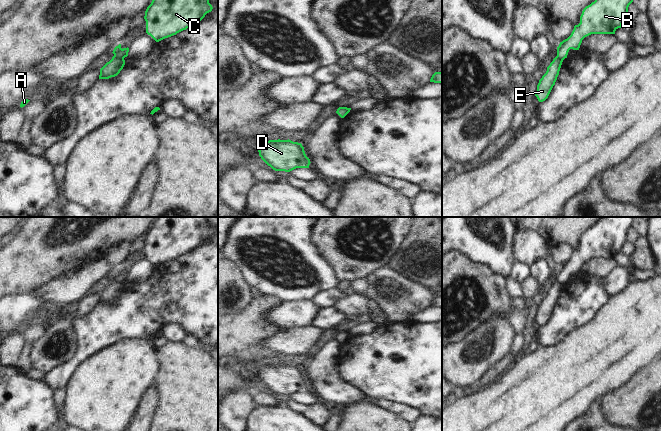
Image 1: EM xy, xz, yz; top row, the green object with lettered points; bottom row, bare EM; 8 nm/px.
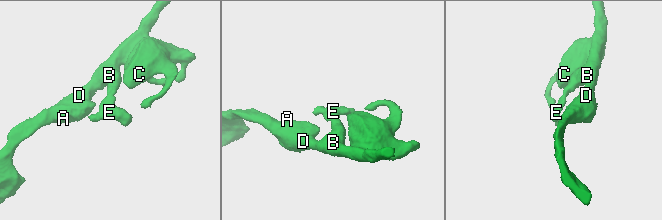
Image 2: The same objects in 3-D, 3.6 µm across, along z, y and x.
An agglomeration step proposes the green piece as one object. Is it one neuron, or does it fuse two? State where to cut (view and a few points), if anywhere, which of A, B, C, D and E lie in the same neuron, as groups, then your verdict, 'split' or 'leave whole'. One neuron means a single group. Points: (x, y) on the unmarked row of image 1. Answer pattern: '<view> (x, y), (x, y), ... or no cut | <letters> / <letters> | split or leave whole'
xy (114, 279), (123, 282) | A B C D / E | split

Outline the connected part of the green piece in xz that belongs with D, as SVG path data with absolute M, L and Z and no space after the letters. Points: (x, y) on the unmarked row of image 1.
M269 364L259 369L259 380L275 395L290 396L296 392L309 392L310 383L301 367L291 364Z

